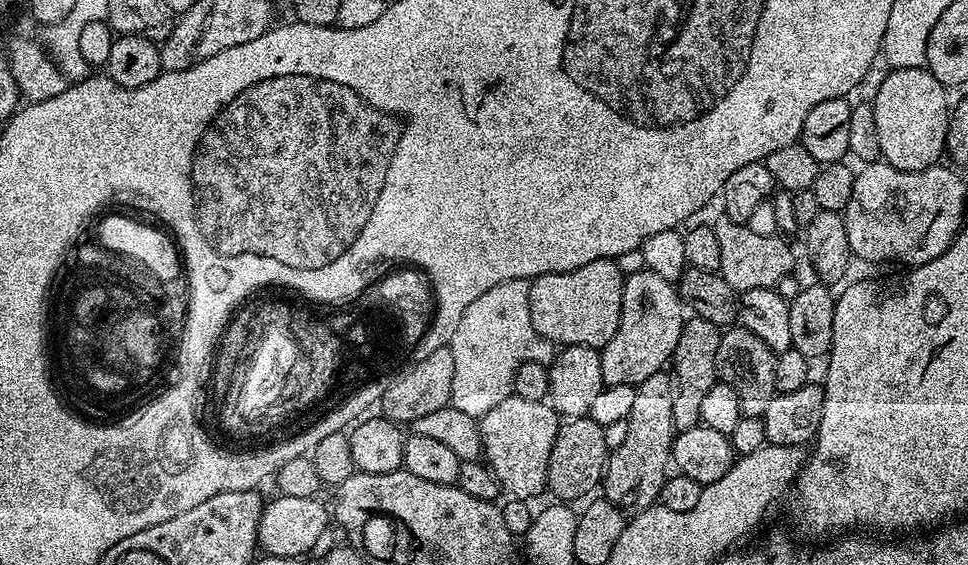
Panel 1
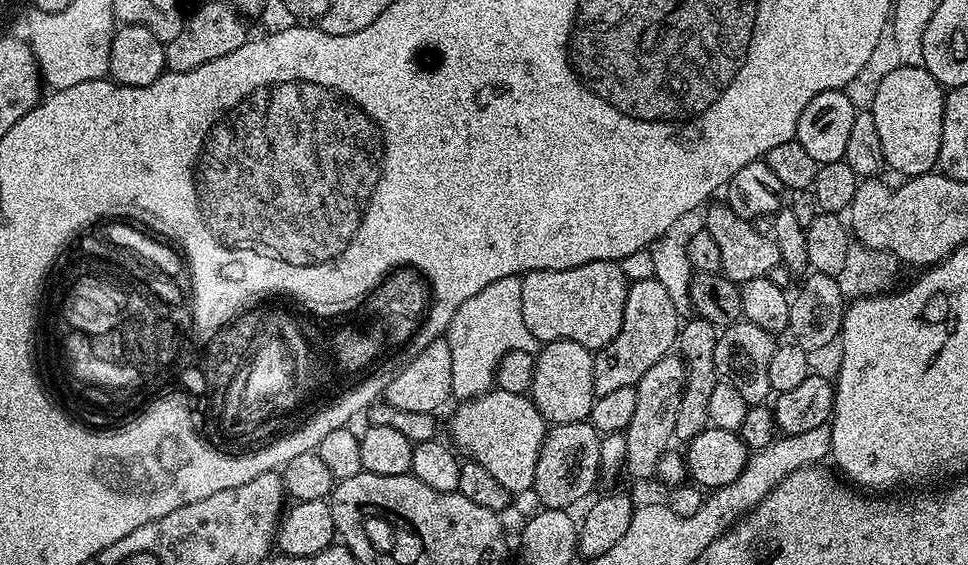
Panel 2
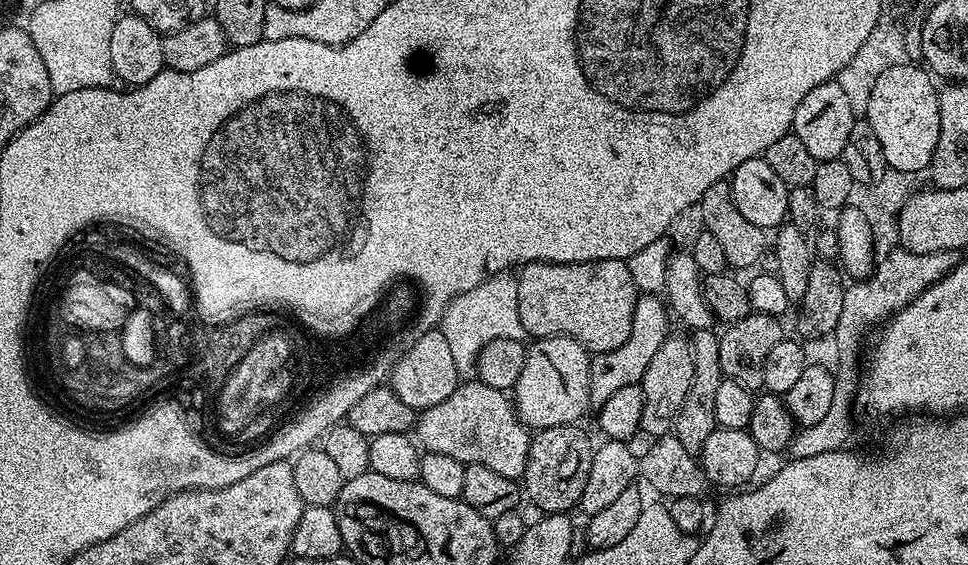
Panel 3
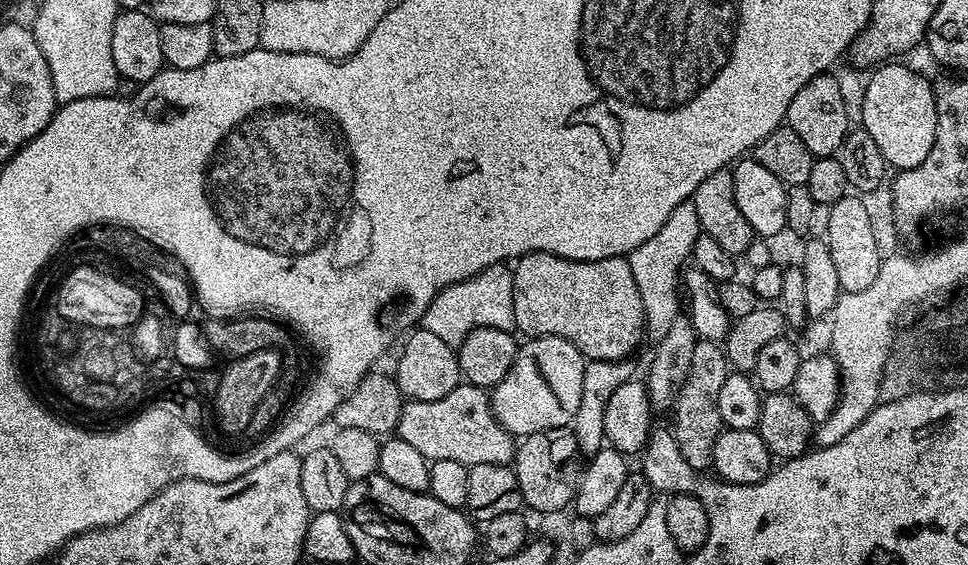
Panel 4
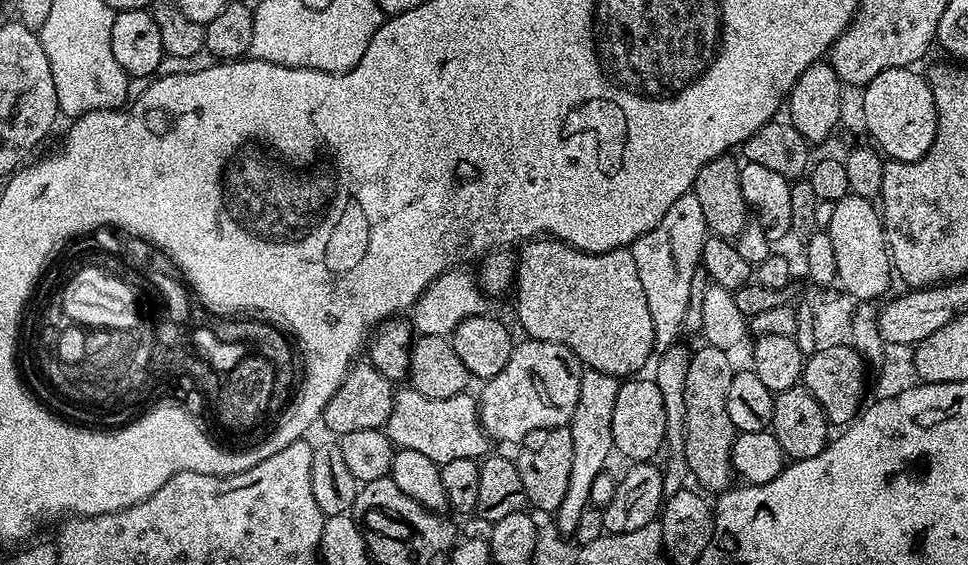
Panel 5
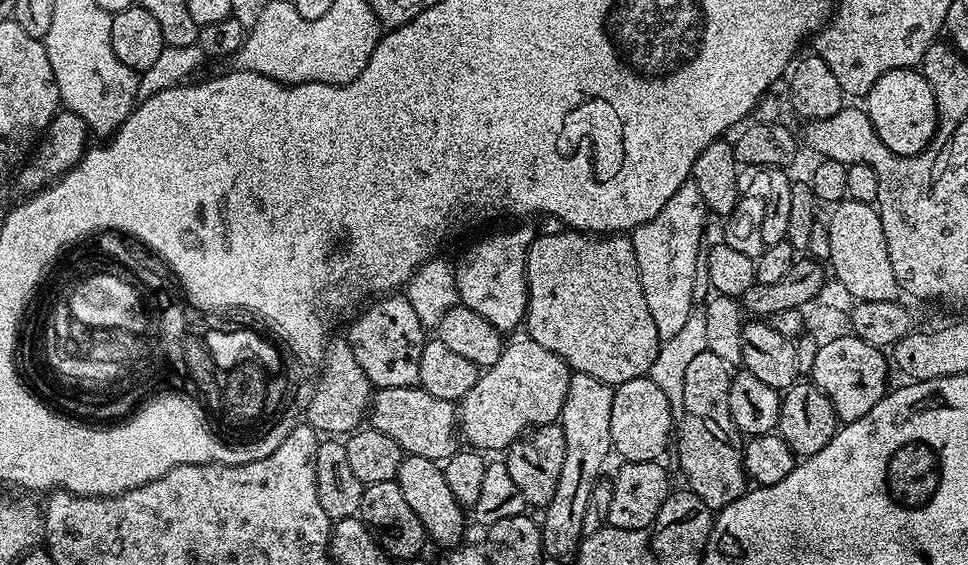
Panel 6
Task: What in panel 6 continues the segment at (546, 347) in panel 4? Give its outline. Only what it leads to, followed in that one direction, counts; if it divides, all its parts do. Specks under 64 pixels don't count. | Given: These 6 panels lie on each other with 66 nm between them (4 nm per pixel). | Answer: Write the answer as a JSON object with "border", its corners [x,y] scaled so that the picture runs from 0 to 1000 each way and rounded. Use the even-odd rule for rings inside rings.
{"border":[[[526,600],[514,641],[497,657],[494,676],[473,712],[473,765],[479,770],[480,788],[492,796],[524,796],[542,765],[577,745],[587,688],[587,642],[564,612],[540,600]]]}

